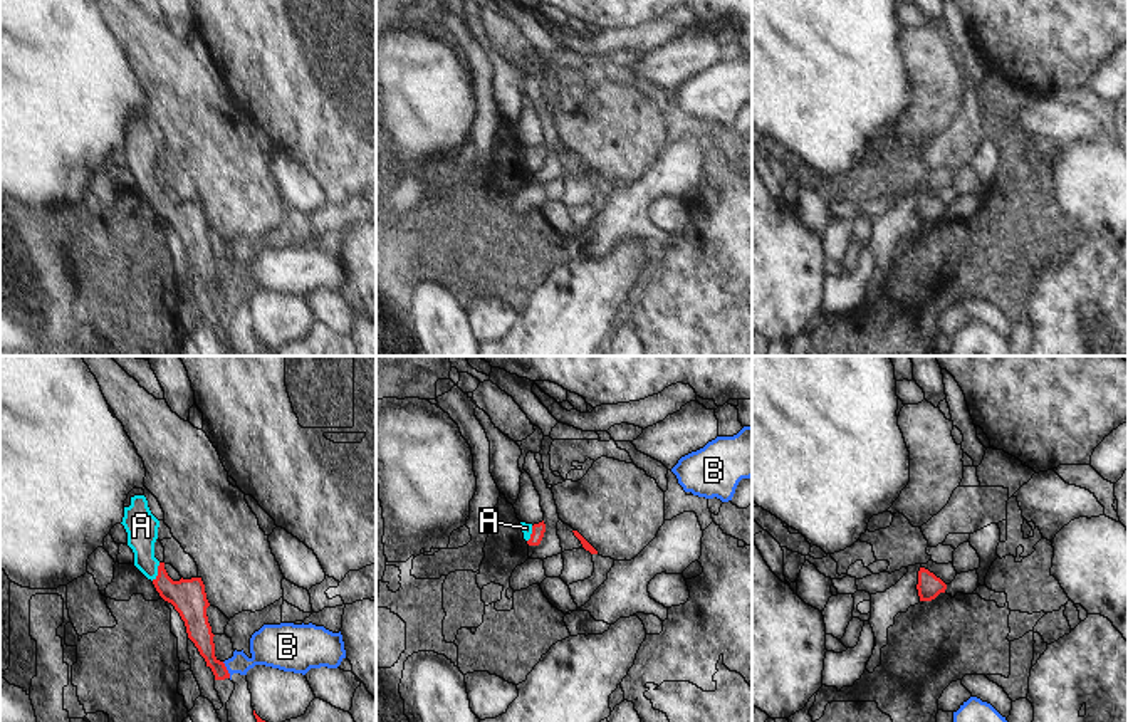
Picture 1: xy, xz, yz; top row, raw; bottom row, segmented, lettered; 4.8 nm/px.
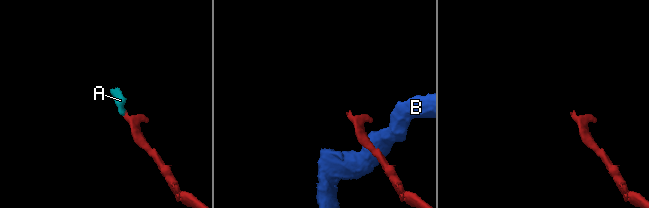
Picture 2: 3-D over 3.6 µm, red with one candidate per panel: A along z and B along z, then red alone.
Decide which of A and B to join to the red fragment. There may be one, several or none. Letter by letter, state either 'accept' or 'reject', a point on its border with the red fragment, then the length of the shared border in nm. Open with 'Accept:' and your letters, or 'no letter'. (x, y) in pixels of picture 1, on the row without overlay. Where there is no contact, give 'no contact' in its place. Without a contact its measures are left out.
Accept: A
A: accept; meets red in xy at (158, 195); contact 100 nm long
B: reject; meets red in xy at (227, 294); contact 90 nm long

